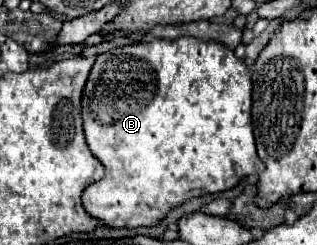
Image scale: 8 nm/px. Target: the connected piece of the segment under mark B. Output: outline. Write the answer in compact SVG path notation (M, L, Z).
M154 38L150 42L142 44L130 44L130 46L118 46L110 52L98 54L96 62L88 74L84 92L82 92L82 122L84 122L84 136L86 144L92 150L92 154L102 162L104 166L104 178L100 182L90 184L82 194L82 204L88 210L92 218L98 218L104 226L110 228L140 228L140 226L156 226L160 224L168 212L180 204L184 204L190 198L204 196L204 194L216 194L234 188L242 178L250 176L252 172L262 172L264 162L256 154L254 134L252 134L252 118L250 118L250 106L252 106L252 80L246 64L234 56L234 52L218 42L202 42L198 38Z

